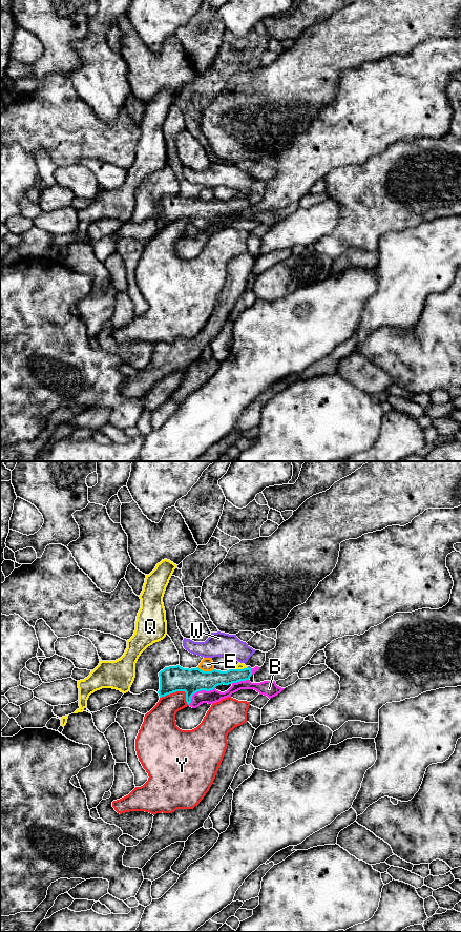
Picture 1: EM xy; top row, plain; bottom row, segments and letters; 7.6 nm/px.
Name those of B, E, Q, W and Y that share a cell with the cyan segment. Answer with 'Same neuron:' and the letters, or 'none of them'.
Same neuron: B

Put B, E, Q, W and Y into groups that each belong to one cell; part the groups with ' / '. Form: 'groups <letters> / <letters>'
groups B / E / Q / W / Y

